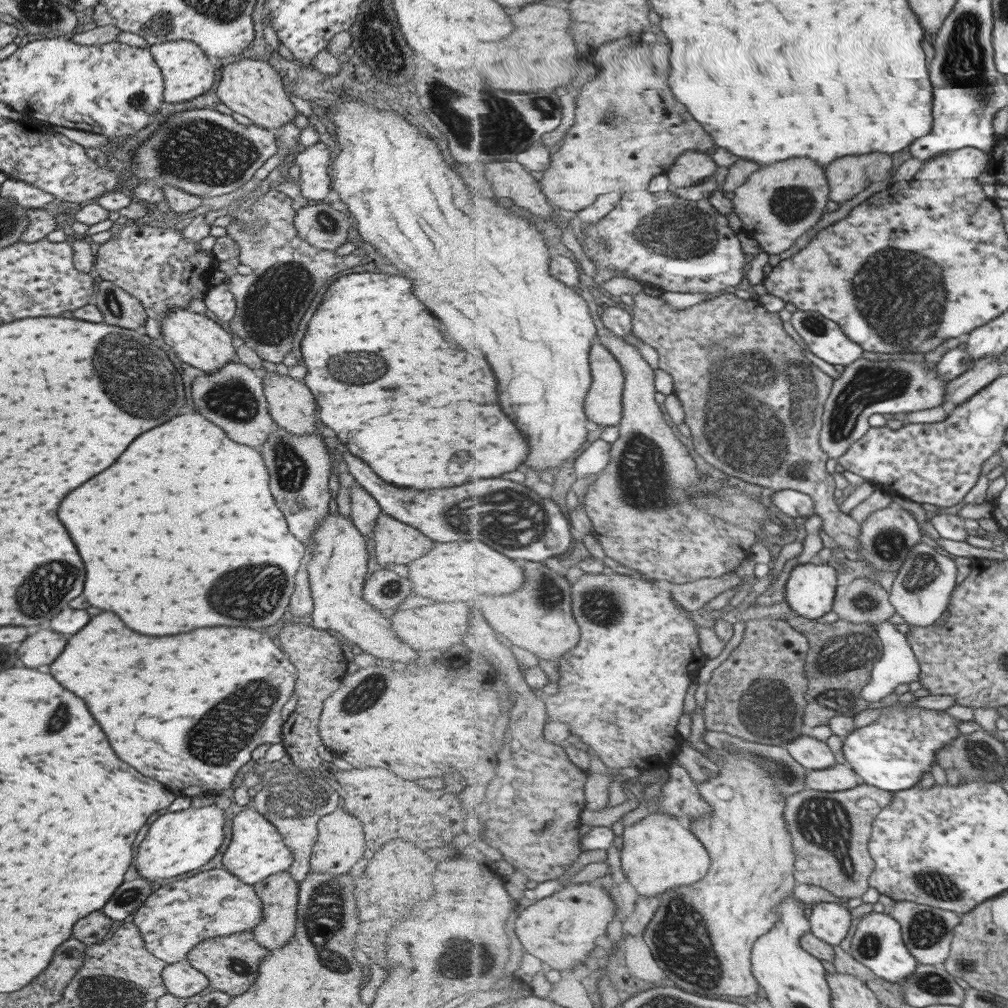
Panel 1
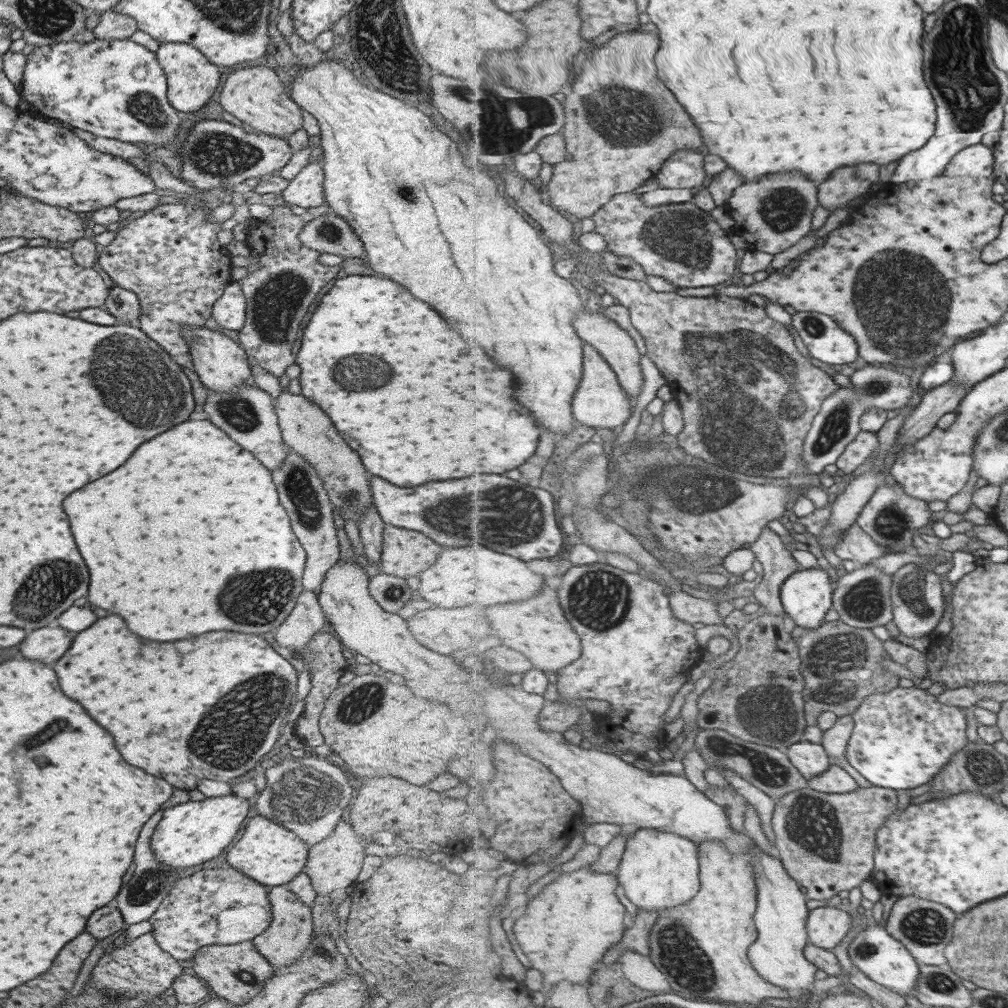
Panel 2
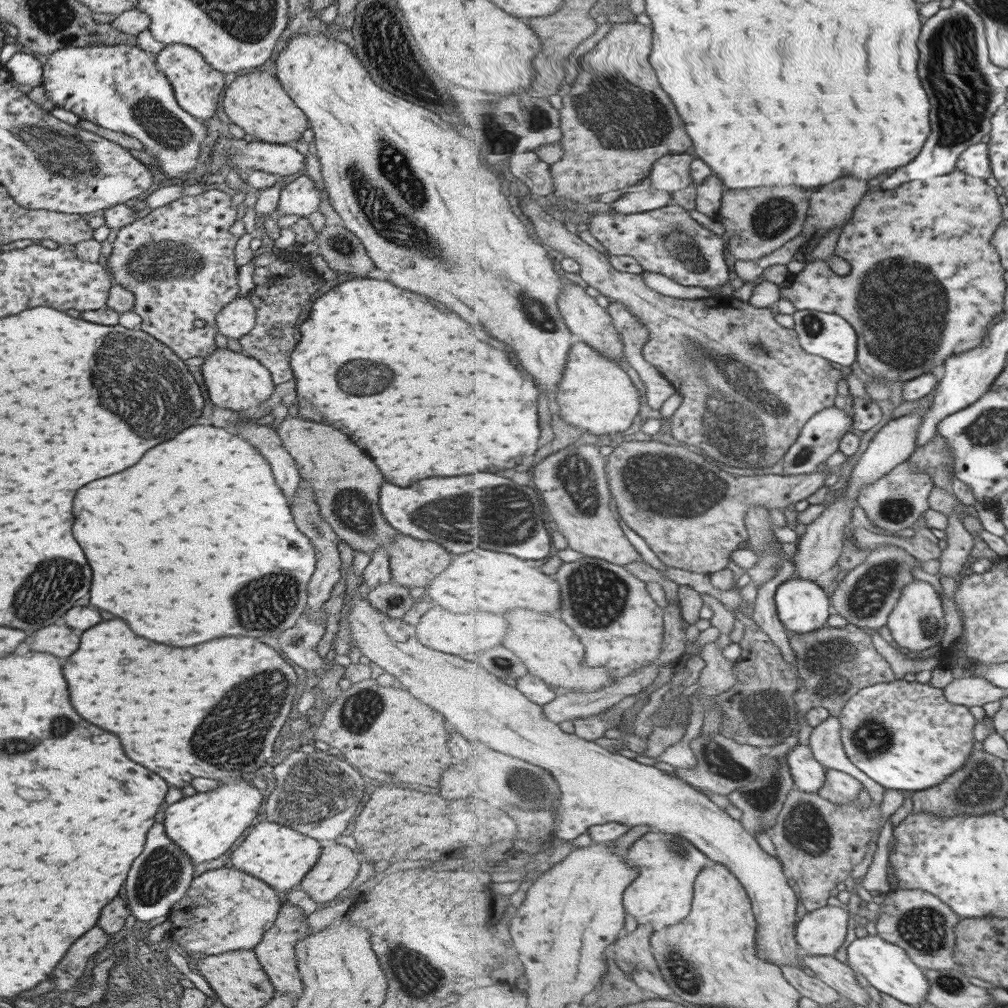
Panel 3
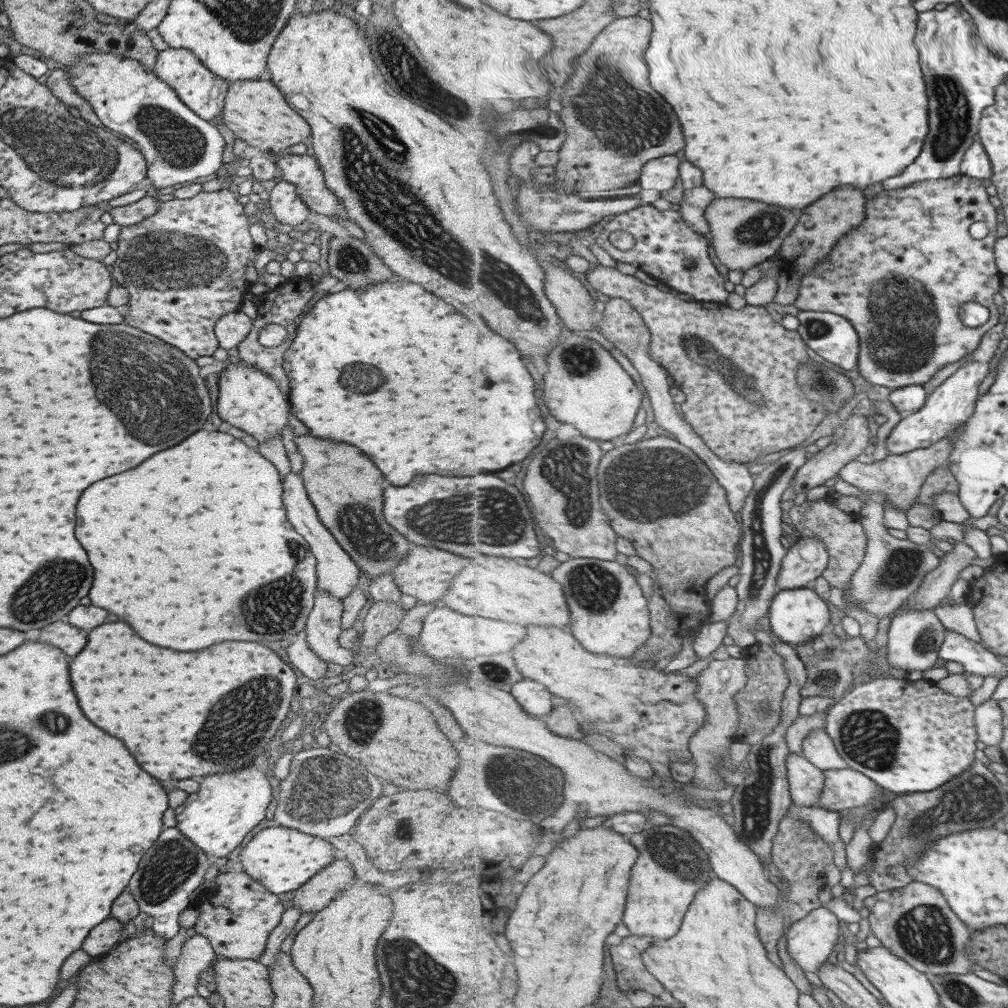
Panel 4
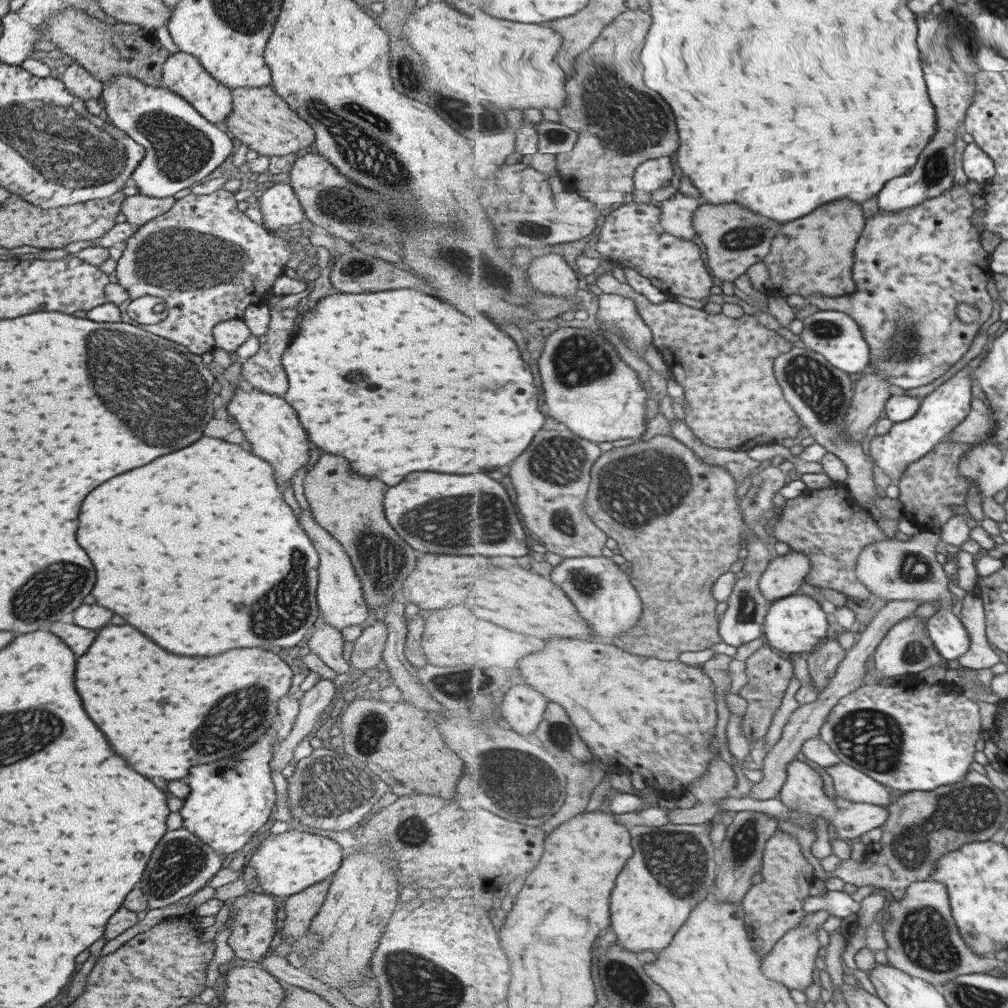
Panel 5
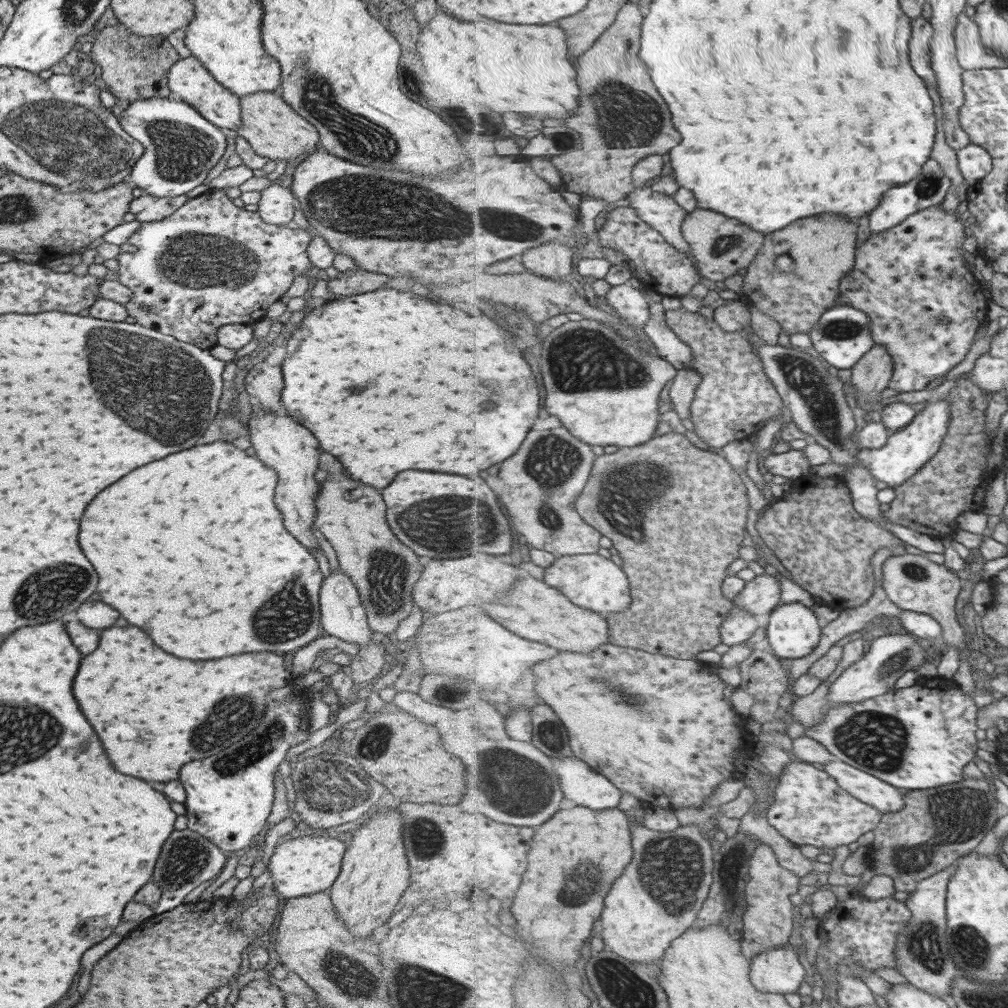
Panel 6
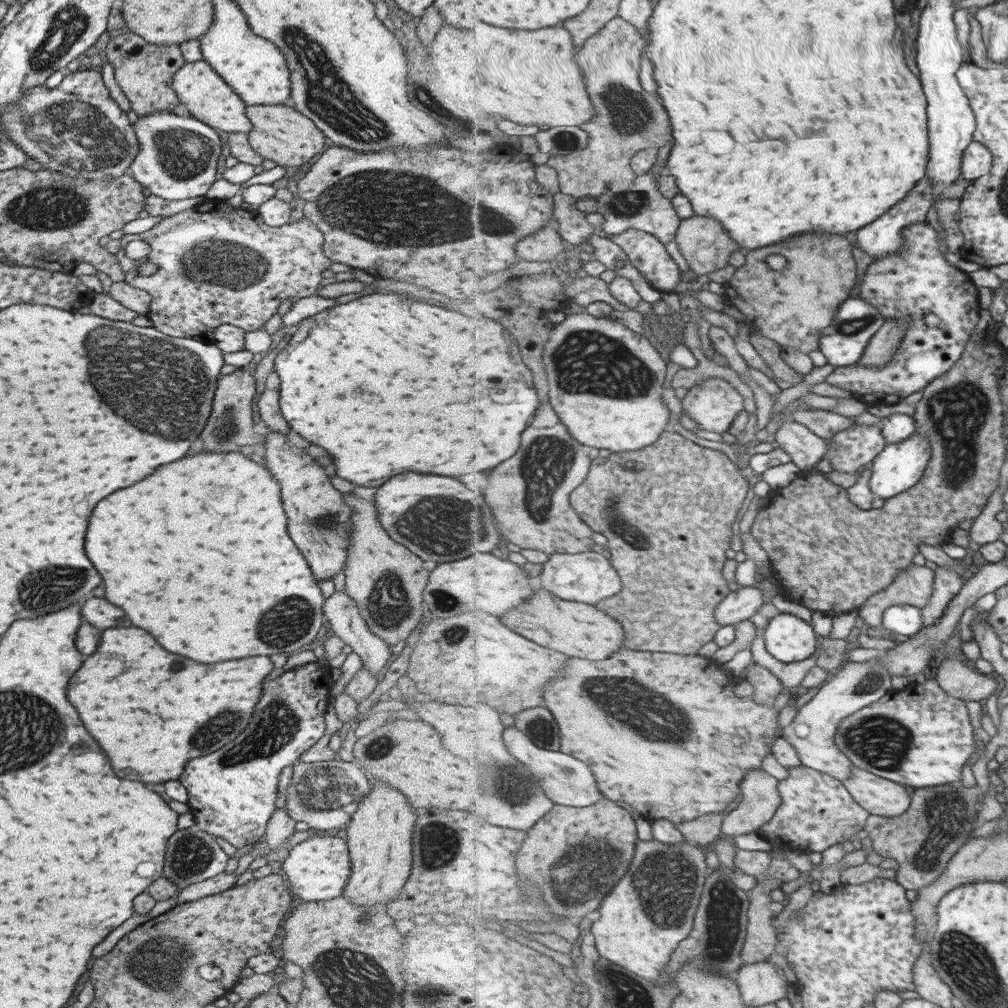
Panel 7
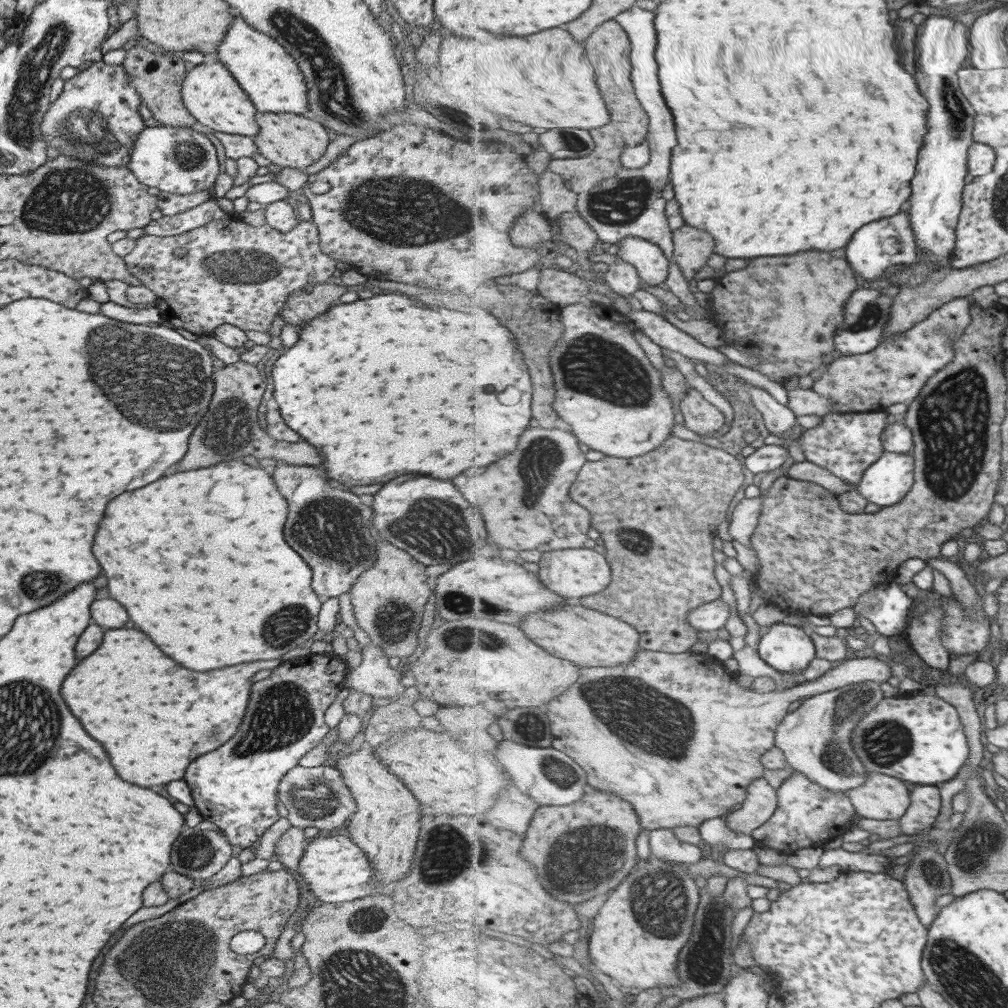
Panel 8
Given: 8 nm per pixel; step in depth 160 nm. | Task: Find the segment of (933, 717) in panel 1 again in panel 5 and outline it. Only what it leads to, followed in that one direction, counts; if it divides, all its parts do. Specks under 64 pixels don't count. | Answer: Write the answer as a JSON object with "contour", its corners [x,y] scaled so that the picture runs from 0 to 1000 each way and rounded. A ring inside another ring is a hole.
{"contour":[[[919,677],[906,681],[852,682],[826,702],[813,731],[824,740],[833,757],[855,764],[880,781],[905,786],[928,785],[932,780],[953,776],[962,768],[974,726],[970,695],[936,680],[922,681]],[[874,706],[888,712],[890,718],[874,716]]]}

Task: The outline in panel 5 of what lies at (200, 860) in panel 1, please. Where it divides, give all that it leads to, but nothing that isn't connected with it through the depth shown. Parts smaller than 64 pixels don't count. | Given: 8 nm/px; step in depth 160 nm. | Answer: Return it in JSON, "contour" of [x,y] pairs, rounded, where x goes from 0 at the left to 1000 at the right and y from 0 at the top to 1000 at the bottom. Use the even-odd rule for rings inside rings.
{"contour":[[[275,719],[267,722],[263,730],[259,730],[243,744],[231,748],[229,752],[217,754],[215,760],[213,756],[193,760],[182,772],[182,776],[186,776],[188,787],[177,804],[180,819],[223,852],[247,835],[249,828],[267,812],[273,798],[267,755],[275,739],[279,738],[274,732],[274,723]]]}

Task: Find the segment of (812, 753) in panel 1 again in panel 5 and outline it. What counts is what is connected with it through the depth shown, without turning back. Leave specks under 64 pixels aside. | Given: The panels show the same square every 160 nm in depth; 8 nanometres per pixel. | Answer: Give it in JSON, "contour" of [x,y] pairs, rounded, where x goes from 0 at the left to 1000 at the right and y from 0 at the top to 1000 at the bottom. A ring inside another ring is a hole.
{"contour":[[[795,754],[783,757],[781,768],[782,772],[780,777],[777,778],[773,792],[785,804],[795,805],[808,813],[815,810],[820,819],[821,815],[827,819],[833,832],[841,835],[852,834],[853,829],[860,829],[860,825],[864,825],[866,821],[875,820],[882,812],[881,801],[872,800],[871,798],[844,796],[844,794],[834,793],[830,786],[826,788],[828,793],[824,793],[824,790],[818,788],[814,768],[809,762],[805,762],[803,758],[795,756]]]}

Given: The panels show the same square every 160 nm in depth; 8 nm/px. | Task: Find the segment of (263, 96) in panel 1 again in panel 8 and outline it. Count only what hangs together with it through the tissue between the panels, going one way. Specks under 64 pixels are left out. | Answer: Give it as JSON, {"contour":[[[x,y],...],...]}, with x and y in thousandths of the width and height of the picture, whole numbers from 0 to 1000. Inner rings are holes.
{"contour":[[[255,110],[252,113],[252,118],[256,123],[256,130],[250,135],[254,151],[279,167],[302,168],[310,161],[319,157],[323,145],[326,143],[325,129],[307,115]]]}

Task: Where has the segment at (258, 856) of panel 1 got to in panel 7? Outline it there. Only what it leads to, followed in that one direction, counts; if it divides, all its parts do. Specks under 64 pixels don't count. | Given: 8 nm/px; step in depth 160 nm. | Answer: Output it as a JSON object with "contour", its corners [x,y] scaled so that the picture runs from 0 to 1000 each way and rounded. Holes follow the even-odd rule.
{"contour":[[[324,826],[320,829],[309,829],[286,842],[285,851],[275,858],[275,863],[284,872],[285,880],[296,894],[319,894],[338,889],[343,878],[346,863],[346,845],[343,834]]]}

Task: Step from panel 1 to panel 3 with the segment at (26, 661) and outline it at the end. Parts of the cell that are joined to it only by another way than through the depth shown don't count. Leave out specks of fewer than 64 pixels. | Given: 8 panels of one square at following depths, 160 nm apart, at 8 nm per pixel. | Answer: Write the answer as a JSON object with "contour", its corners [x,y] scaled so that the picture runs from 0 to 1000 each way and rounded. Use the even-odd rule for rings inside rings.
{"contour":[[[47,621],[37,627],[31,627],[25,633],[25,639],[29,645],[35,647],[47,647],[57,653],[66,653],[78,639],[78,631],[72,629],[66,621]]]}

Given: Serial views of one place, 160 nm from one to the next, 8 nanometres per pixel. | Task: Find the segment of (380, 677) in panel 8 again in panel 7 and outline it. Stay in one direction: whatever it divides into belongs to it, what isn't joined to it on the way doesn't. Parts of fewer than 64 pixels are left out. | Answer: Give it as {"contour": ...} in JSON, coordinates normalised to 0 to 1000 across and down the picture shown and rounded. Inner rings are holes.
{"contour":[[[330,586],[324,593],[321,593],[319,599],[320,615],[326,621],[326,629],[330,629],[344,639],[354,651],[356,651],[360,663],[368,666],[372,672],[375,672],[385,657],[389,654],[386,642],[378,633],[372,631],[363,620],[362,615],[355,608],[351,595],[344,591],[342,586]]]}

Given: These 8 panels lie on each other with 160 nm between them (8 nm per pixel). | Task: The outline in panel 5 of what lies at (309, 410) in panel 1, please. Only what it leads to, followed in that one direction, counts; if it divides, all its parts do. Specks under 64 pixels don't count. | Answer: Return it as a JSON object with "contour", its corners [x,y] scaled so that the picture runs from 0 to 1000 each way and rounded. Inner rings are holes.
{"contour":[[[318,450],[309,466],[302,470],[300,483],[309,512],[340,543],[352,569],[356,572],[363,601],[366,603],[366,607],[374,610],[378,603],[381,605],[382,598],[390,593],[397,593],[398,578],[410,565],[415,553],[414,547],[388,524],[381,513],[379,496],[384,482],[368,472],[358,472],[358,470],[350,468],[346,464],[344,456],[340,456],[338,452]]]}

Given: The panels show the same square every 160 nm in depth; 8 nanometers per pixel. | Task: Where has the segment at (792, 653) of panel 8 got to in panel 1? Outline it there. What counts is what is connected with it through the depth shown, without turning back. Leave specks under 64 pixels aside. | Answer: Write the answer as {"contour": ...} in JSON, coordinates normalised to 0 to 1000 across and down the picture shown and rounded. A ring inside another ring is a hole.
{"contour":[[[811,556],[790,561],[779,579],[779,594],[793,610],[814,613],[822,609],[830,590],[830,565]]]}

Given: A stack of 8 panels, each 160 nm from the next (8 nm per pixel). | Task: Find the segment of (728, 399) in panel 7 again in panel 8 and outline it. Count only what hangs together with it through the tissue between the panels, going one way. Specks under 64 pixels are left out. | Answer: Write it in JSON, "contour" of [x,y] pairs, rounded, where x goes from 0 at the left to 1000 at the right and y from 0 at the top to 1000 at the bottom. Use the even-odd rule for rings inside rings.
{"contour":[[[684,386],[681,394],[675,401],[679,422],[695,433],[701,433],[705,429],[717,425],[719,411],[705,399],[699,397],[699,393],[690,386]]]}

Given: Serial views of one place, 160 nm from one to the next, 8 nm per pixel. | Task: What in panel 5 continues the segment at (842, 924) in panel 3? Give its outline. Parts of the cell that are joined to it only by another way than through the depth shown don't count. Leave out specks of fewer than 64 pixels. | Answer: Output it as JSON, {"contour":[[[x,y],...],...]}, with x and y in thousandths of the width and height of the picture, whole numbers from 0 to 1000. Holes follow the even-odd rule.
{"contour":[[[813,903],[798,909],[795,917],[784,923],[758,950],[758,965],[767,972],[794,983],[803,980],[811,972],[811,948],[814,942],[813,923],[822,913],[823,905]],[[761,954],[761,956],[759,956]]]}

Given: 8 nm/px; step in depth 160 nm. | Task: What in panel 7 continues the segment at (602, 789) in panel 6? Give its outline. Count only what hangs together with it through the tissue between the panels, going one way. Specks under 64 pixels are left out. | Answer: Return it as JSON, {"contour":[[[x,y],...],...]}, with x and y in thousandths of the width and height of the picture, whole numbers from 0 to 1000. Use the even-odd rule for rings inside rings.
{"contour":[[[507,716],[503,722],[503,726],[500,727],[500,734],[503,736],[503,742],[507,744],[507,748],[513,750],[515,754],[519,754],[519,758],[523,758],[527,762],[527,766],[531,767],[531,774],[535,774],[535,778],[539,780],[539,786],[543,786],[543,790],[547,794],[551,794],[553,798],[578,802],[592,798],[595,794],[601,792],[594,782],[594,778],[592,778],[590,767],[580,756],[557,744],[542,744],[541,742],[532,740],[523,732],[521,726],[517,726]]]}

